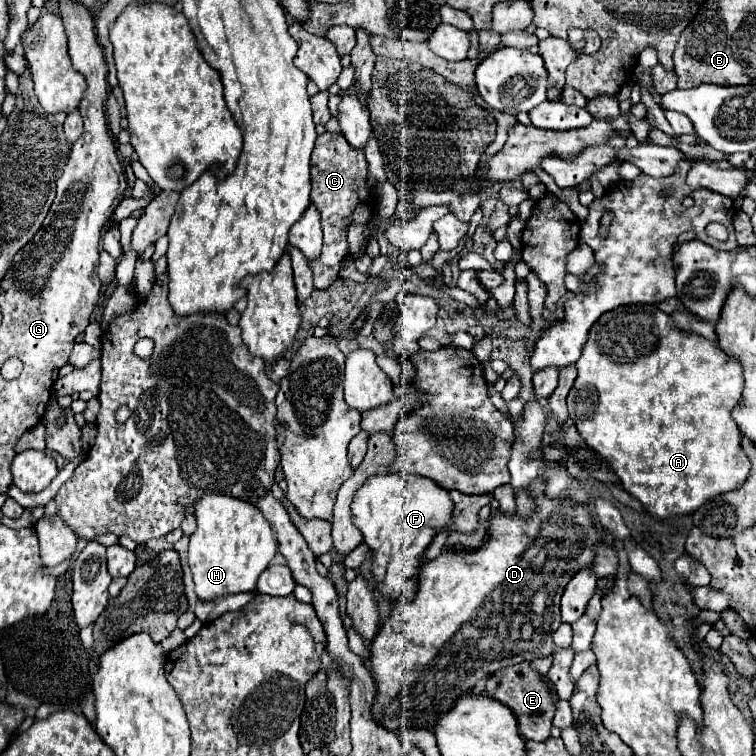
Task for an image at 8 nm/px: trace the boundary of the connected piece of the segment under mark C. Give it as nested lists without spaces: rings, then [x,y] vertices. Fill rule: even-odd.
[[[320,134],[312,152],[312,194],[310,200],[316,204],[320,216],[322,216],[322,228],[324,228],[324,248],[318,260],[310,262],[310,268],[314,272],[314,286],[316,288],[328,288],[336,278],[340,270],[340,262],[344,256],[348,256],[348,242],[346,242],[346,230],[350,224],[360,222],[366,224],[366,218],[372,214],[374,198],[368,196],[366,186],[366,158],[364,150],[354,150],[342,134]]]

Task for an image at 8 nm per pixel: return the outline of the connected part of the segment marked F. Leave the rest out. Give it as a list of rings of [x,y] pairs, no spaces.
[[[390,472],[384,476],[370,476],[356,492],[352,514],[354,524],[364,534],[364,542],[374,552],[372,572],[380,582],[382,594],[394,600],[412,600],[416,592],[416,574],[422,554],[436,536],[436,532],[452,524],[452,498],[448,490],[424,476]]]

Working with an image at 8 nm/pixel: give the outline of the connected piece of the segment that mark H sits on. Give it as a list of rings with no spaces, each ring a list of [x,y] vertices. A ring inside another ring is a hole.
[[[208,494],[196,502],[198,528],[190,536],[190,570],[196,584],[196,596],[212,602],[220,596],[240,594],[256,588],[260,574],[270,566],[276,554],[276,540],[262,512],[232,496]]]

